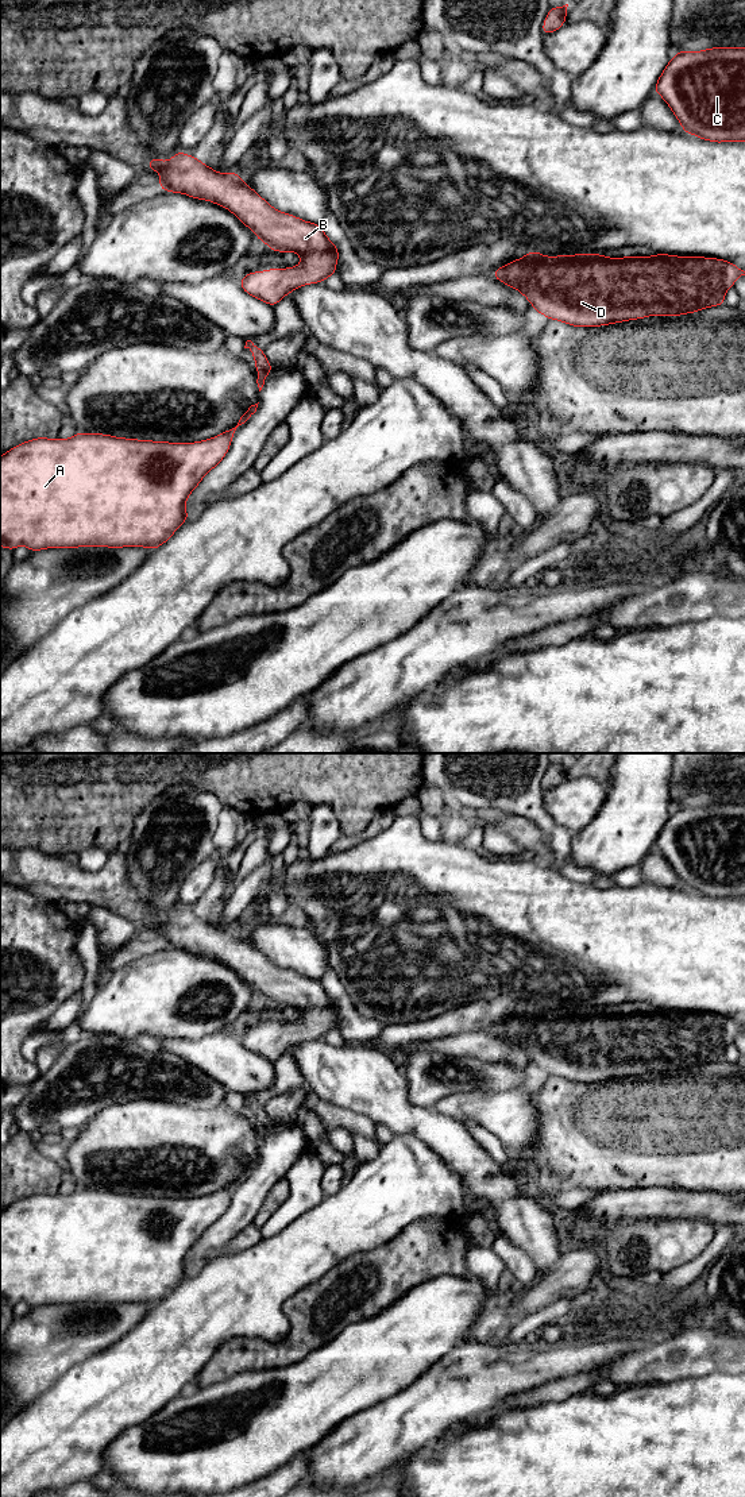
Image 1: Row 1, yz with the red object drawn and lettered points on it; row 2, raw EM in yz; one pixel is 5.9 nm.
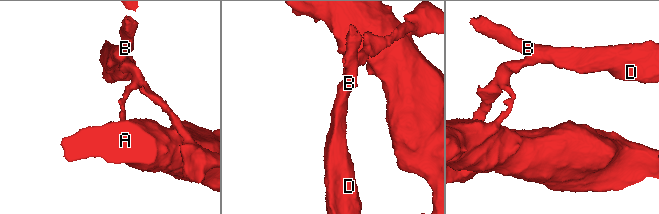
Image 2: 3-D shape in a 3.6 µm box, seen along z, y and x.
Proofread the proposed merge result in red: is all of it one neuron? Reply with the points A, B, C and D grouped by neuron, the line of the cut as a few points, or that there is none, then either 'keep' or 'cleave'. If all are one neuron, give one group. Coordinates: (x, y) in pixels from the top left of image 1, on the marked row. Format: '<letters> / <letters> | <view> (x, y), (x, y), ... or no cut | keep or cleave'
A C / B D | yz (259, 374), (265, 377) | cleave

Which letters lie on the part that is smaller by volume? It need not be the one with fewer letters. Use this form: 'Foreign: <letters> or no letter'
Foreign: B, D

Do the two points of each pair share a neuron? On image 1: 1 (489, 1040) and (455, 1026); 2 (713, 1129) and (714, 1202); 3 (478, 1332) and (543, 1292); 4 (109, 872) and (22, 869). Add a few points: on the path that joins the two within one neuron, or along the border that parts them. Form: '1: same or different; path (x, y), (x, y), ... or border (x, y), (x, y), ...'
1: different; border (491, 1030), (460, 1031), (436, 1040)
2: different; border (683, 1189), (715, 1191), (728, 1195)
3: same; path (494, 1324), (527, 1303)
4: same; path (88, 882), (61, 882), (43, 875)

